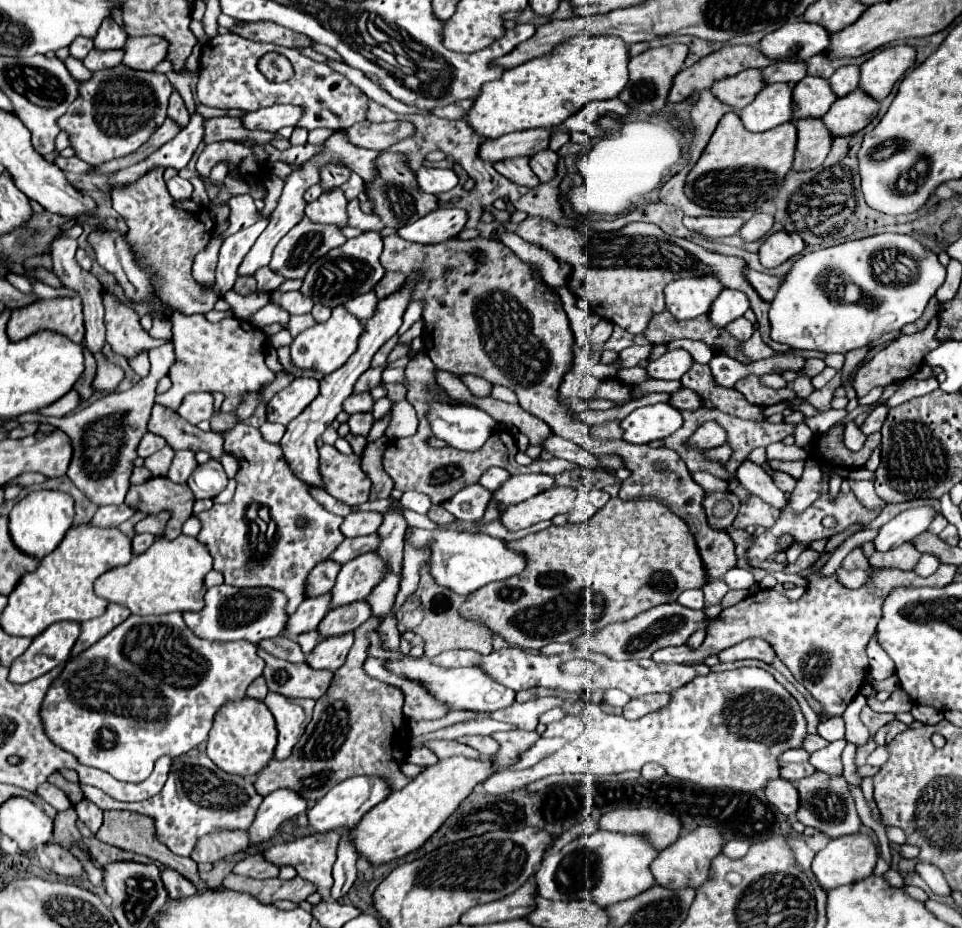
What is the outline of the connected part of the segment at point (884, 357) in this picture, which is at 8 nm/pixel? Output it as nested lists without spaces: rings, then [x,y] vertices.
[[[931,319],[929,325],[915,333],[915,335],[901,335],[899,339],[891,341],[885,349],[881,349],[869,363],[865,363],[853,377],[853,389],[857,393],[857,397],[865,397],[873,387],[885,387],[889,383],[895,381],[903,381],[907,377],[911,377],[923,363],[925,355],[929,351],[933,351],[935,347],[939,347],[939,341],[935,339],[935,331],[937,331],[937,319]]]

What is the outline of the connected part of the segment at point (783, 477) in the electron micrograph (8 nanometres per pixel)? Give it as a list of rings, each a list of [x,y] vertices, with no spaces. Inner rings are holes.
[[[775,471],[775,477],[773,477],[773,481],[775,481],[775,485],[783,491],[783,493],[793,493],[793,489],[795,489],[795,485],[797,485],[797,481],[793,479],[793,477],[789,477],[787,473],[781,473],[781,471]]]

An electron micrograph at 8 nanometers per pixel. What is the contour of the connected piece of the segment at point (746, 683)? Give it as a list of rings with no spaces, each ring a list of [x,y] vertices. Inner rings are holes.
[[[743,667],[735,671],[721,671],[709,673],[709,677],[697,677],[685,685],[685,689],[677,689],[671,695],[671,703],[655,713],[649,713],[637,721],[629,721],[625,717],[607,715],[595,703],[587,703],[581,711],[581,719],[585,721],[585,731],[563,745],[555,755],[545,757],[537,765],[521,771],[499,771],[493,773],[485,783],[483,789],[491,795],[503,795],[511,791],[521,791],[529,783],[539,781],[549,775],[557,773],[621,773],[635,769],[639,771],[645,763],[655,761],[667,769],[669,775],[693,781],[705,787],[731,787],[739,793],[753,793],[755,789],[763,789],[769,777],[779,777],[777,755],[801,747],[803,737],[807,735],[805,717],[799,711],[799,705],[791,693],[783,685],[779,685],[767,671],[755,667]]]

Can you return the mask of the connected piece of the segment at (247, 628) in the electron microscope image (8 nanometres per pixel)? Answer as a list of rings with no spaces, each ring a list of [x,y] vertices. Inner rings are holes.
[[[231,585],[211,587],[205,595],[205,607],[201,611],[185,611],[185,625],[201,639],[207,641],[249,641],[259,645],[261,639],[273,639],[285,631],[285,595],[273,589],[237,589]]]

